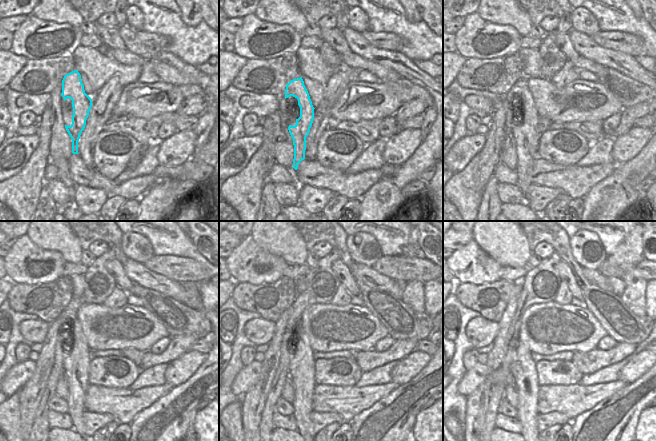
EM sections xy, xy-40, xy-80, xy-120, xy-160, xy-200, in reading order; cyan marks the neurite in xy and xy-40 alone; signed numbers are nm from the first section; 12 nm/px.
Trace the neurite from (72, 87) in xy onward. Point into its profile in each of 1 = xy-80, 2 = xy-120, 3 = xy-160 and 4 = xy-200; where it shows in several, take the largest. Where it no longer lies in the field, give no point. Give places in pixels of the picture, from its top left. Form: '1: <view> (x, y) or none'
1: xy-80 (525, 135)
2: xy-120 (77, 361)
3: xy-160 (301, 367)
4: xy-200 (523, 369)

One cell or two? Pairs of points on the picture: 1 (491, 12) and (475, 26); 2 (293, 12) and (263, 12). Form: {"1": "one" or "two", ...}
{"1": "two", "2": "one"}

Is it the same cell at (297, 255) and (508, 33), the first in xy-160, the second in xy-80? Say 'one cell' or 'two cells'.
two cells

